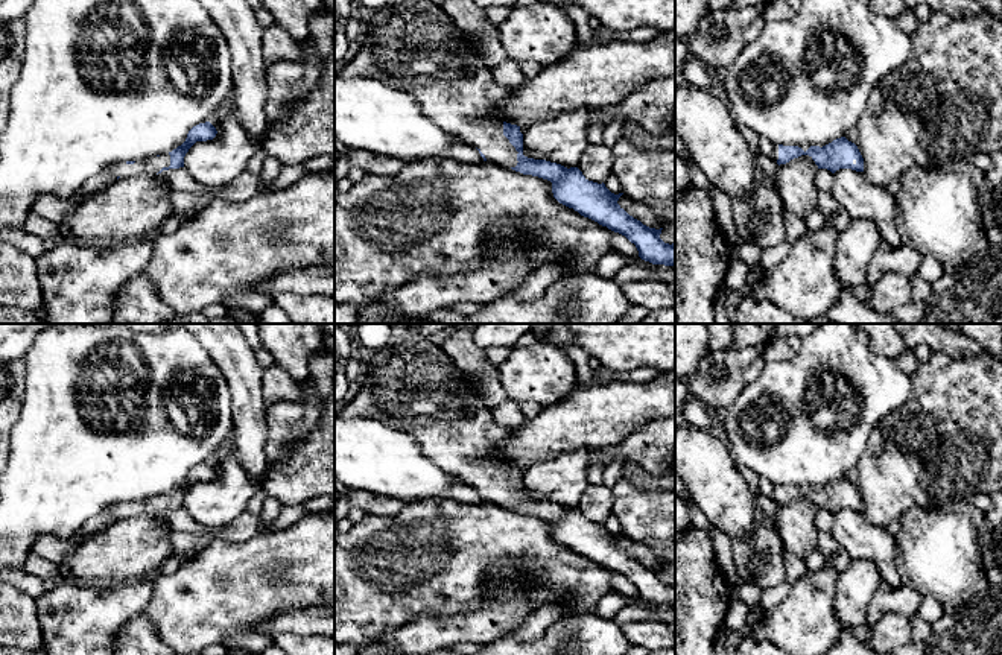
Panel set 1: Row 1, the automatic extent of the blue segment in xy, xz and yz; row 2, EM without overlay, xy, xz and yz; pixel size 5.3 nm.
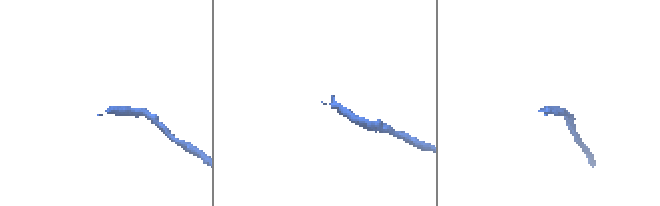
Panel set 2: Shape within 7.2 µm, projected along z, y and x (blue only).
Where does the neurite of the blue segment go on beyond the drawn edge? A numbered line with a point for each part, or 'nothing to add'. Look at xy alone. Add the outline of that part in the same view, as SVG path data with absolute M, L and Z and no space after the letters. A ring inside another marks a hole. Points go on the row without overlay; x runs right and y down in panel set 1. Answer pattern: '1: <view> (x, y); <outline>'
1: xy (154, 505); M163 494L160 497L151 497L143 502L137 502L134 505L117 503L106 509L114 517L126 518L140 514L152 514L157 515L163 508L170 506L170 495Z

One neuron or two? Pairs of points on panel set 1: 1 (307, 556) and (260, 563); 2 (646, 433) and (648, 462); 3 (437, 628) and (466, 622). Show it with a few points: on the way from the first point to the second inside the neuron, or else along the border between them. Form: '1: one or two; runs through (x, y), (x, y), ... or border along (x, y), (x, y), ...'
1: one; runs through (295, 563), (272, 563)
2: one; runs through (650, 441), (650, 455)
3: one; runs through (444, 626), (458, 626)

